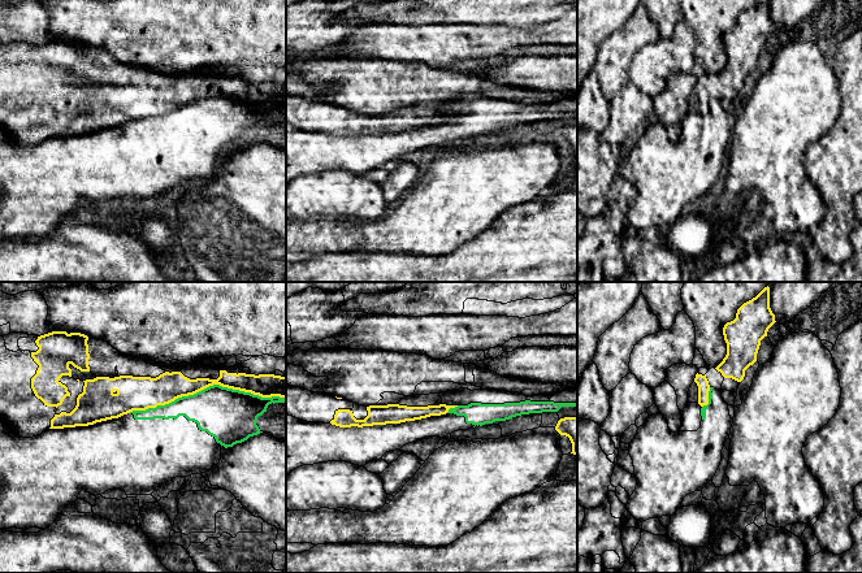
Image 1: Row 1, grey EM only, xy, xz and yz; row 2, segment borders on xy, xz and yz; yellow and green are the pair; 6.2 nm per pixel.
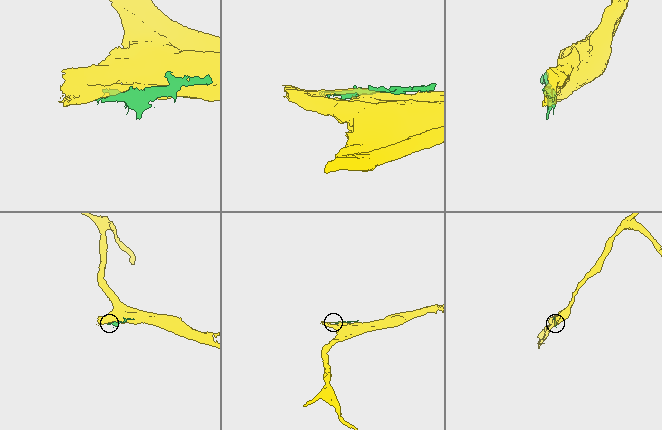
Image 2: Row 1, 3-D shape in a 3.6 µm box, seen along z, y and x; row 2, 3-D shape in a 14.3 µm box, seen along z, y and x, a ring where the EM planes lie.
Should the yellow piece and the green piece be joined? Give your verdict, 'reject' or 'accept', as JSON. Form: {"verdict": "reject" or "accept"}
{"verdict": "reject"}

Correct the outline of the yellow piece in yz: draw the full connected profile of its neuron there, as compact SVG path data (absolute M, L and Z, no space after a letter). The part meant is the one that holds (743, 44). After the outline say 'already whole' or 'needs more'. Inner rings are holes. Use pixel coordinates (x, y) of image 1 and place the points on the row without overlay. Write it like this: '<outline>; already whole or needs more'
M761 0L744 12L737 18L736 27L723 36L727 64L715 78L724 87L741 91L745 79L757 70L761 49L775 31L770 17L770 0Z; already whole

